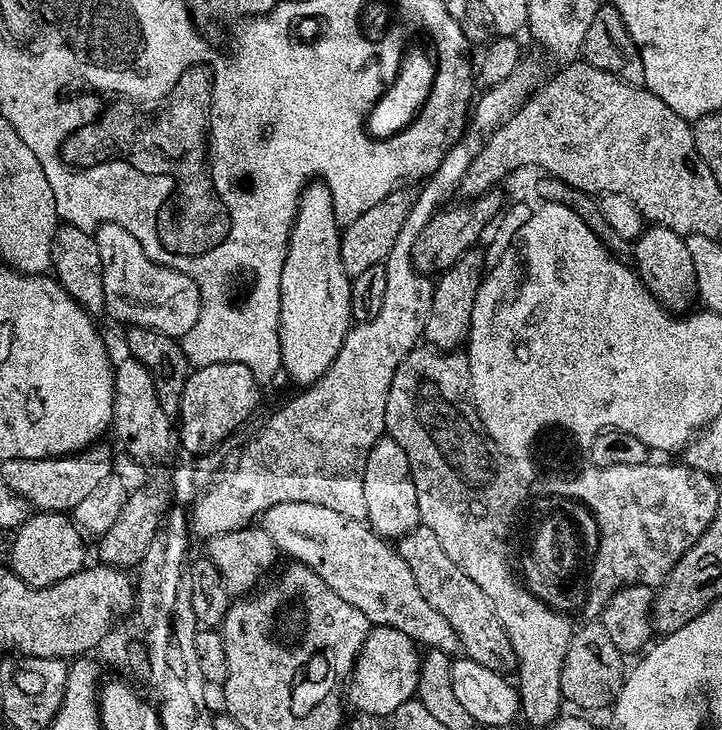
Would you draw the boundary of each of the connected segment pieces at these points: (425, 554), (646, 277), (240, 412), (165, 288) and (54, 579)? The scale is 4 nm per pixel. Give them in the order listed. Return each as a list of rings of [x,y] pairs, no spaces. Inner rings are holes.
[[[417,526],[399,537],[398,551],[407,566],[410,566],[423,597],[455,630],[462,652],[464,648],[463,655],[478,662],[478,666],[486,666],[486,670],[511,673],[511,668],[513,671],[517,667],[516,655],[502,622],[498,622],[486,594],[482,594],[477,584],[470,582],[464,571],[450,562],[450,554],[446,554],[446,550],[442,550],[442,542],[438,542],[438,534],[434,534],[434,530],[429,528]]]
[[[645,227],[643,234],[634,241],[634,271],[646,290],[650,290],[650,294],[670,314],[687,313],[693,307],[691,304],[697,303],[694,262],[690,259],[690,250],[686,250],[685,237],[674,230]]]
[[[215,364],[197,368],[191,373],[182,390],[178,417],[178,444],[188,452],[204,454],[208,444],[204,432],[212,444],[228,436],[239,424],[244,424],[256,412],[260,404],[261,381],[252,377],[252,371],[241,364]]]
[[[101,224],[94,235],[101,251],[105,313],[108,316],[112,315],[116,320],[121,320],[124,326],[146,328],[150,332],[161,332],[167,336],[183,338],[200,317],[200,291],[193,280],[178,270],[154,262],[146,254],[146,250],[142,250],[138,238],[134,238],[134,234],[130,234],[130,230],[126,230],[122,226]]]
[[[36,512],[15,529],[12,536],[10,567],[22,582],[32,588],[45,588],[70,578],[70,574],[85,567],[84,540],[76,521],[63,512]]]

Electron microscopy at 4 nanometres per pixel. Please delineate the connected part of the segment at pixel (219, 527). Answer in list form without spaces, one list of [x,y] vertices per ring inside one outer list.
[[[524,58],[518,66],[514,66],[514,74],[510,74],[510,78],[483,89],[484,93],[476,104],[476,110],[470,116],[472,133],[457,144],[455,141],[444,152],[440,165],[423,181],[424,189],[415,193],[410,214],[406,214],[406,222],[402,222],[402,231],[394,242],[394,250],[390,250],[390,254],[384,259],[386,302],[382,302],[382,310],[375,318],[370,318],[370,322],[349,328],[342,342],[342,350],[338,350],[338,358],[334,358],[326,374],[315,384],[305,387],[301,396],[282,405],[265,422],[264,429],[245,446],[244,453],[237,458],[232,472],[226,473],[220,481],[217,479],[211,487],[196,497],[190,508],[190,532],[193,537],[201,536],[201,541],[207,542],[230,530],[249,527],[262,513],[270,510],[270,506],[278,506],[284,502],[316,503],[334,510],[335,513],[344,514],[346,518],[367,521],[364,471],[370,458],[370,450],[374,450],[376,443],[385,435],[386,398],[390,398],[390,382],[394,382],[394,370],[398,370],[401,362],[421,343],[426,318],[430,314],[433,281],[416,271],[412,261],[414,242],[418,234],[422,234],[426,222],[434,218],[434,214],[440,211],[445,202],[453,199],[452,192],[454,196],[462,182],[462,174],[470,170],[470,162],[474,162],[474,158],[484,149],[486,138],[512,117],[513,112],[540,86],[545,74],[538,61]]]

